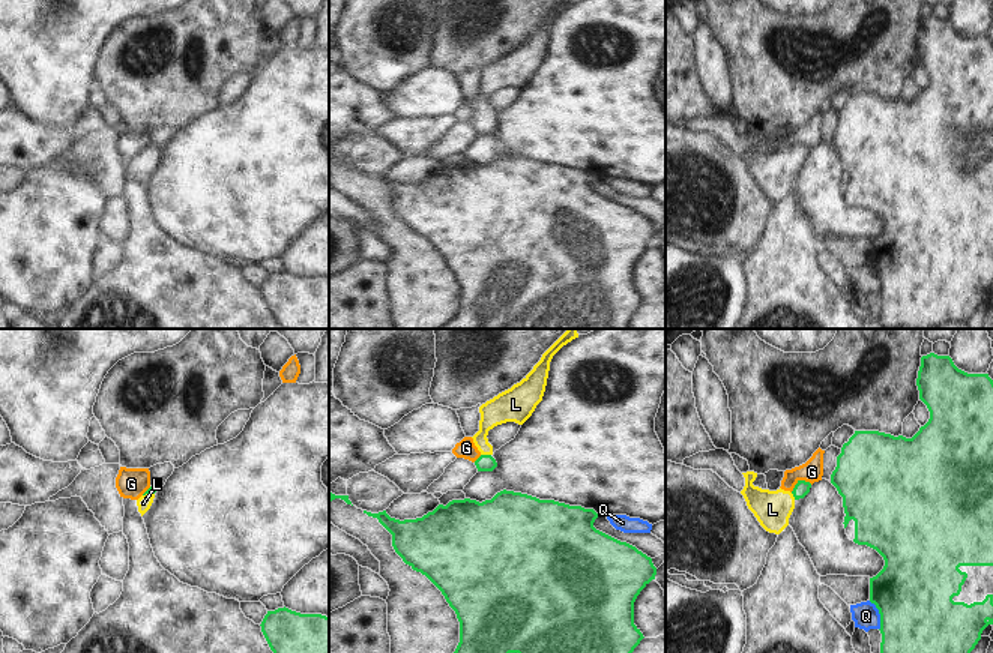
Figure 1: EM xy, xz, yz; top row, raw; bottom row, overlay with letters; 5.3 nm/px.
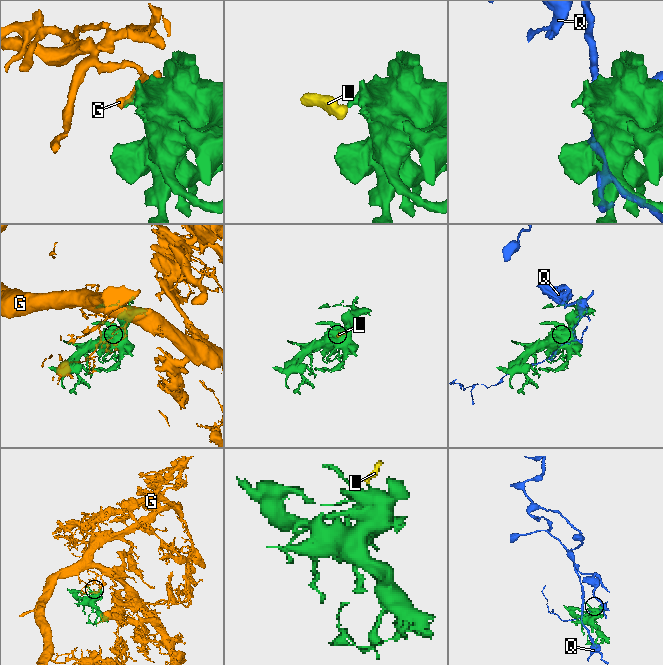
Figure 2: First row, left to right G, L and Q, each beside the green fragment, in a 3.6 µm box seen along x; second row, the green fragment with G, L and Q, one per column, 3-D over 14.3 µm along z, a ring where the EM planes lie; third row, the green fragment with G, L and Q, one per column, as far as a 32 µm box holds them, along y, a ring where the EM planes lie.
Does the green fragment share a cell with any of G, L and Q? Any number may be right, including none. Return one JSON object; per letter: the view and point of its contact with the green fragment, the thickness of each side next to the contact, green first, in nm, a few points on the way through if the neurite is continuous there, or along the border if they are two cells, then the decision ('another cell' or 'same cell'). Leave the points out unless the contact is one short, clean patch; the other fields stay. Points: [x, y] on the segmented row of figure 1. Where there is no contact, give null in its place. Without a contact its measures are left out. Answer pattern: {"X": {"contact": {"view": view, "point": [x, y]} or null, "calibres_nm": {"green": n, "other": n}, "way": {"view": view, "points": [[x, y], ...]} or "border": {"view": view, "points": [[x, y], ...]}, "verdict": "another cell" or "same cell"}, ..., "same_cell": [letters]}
{"G": {"contact": {"view": "yz", "point": [799, 481]}, "calibres_nm": {"green": 80, "other": 120}, "verdict": "another cell"}, "L": {"contact": {"view": "xz", "point": [485, 455]}, "calibres_nm": {"green": 100, "other": 140}, "way": {"view": "xz", "points": [[485, 463], [485, 455], [484, 425], [498, 410]]}, "verdict": "same cell"}, "Q": {"contact": {"view": "yz", "point": [879, 613]}, "calibres_nm": {"green": 420, "other": 140}, "verdict": "another cell"}, "same_cell": ["L"]}

